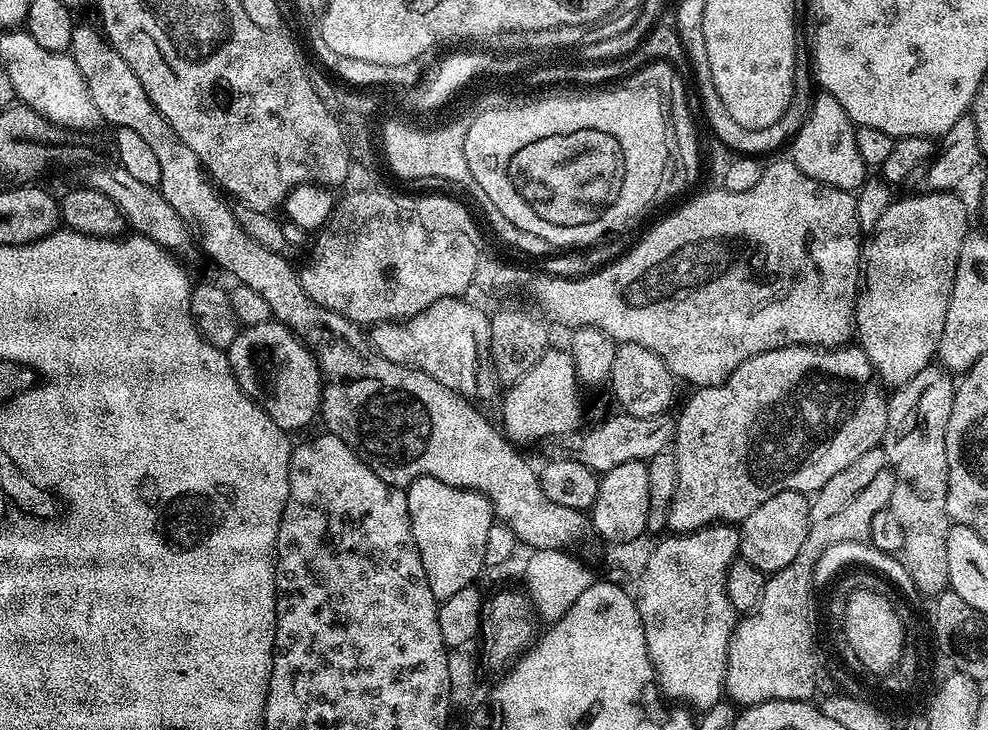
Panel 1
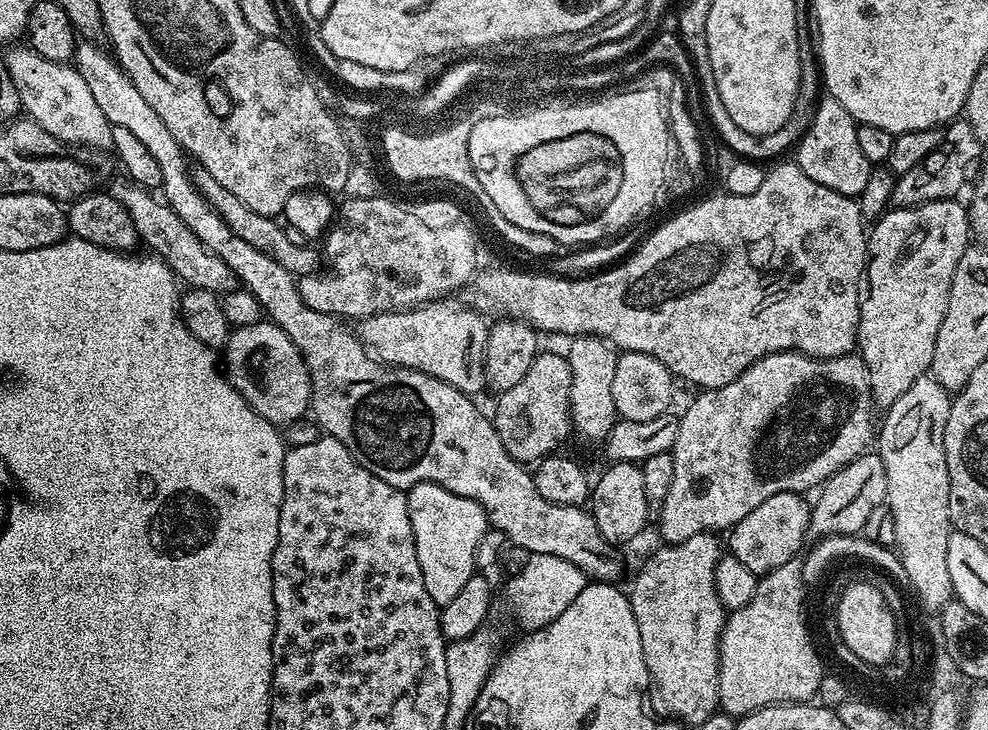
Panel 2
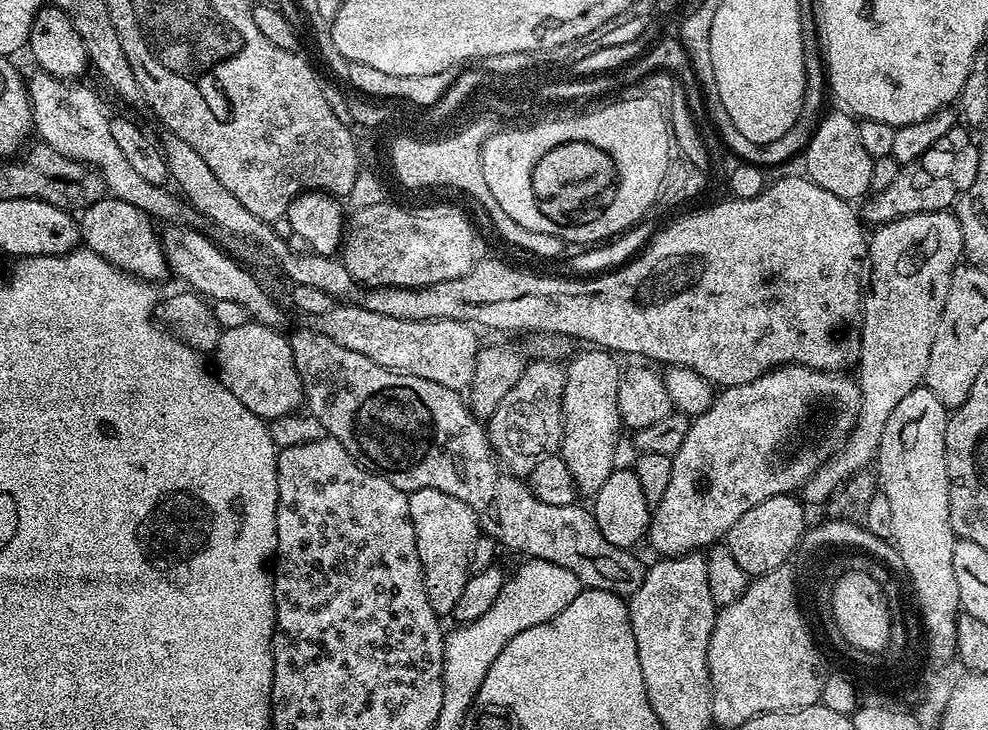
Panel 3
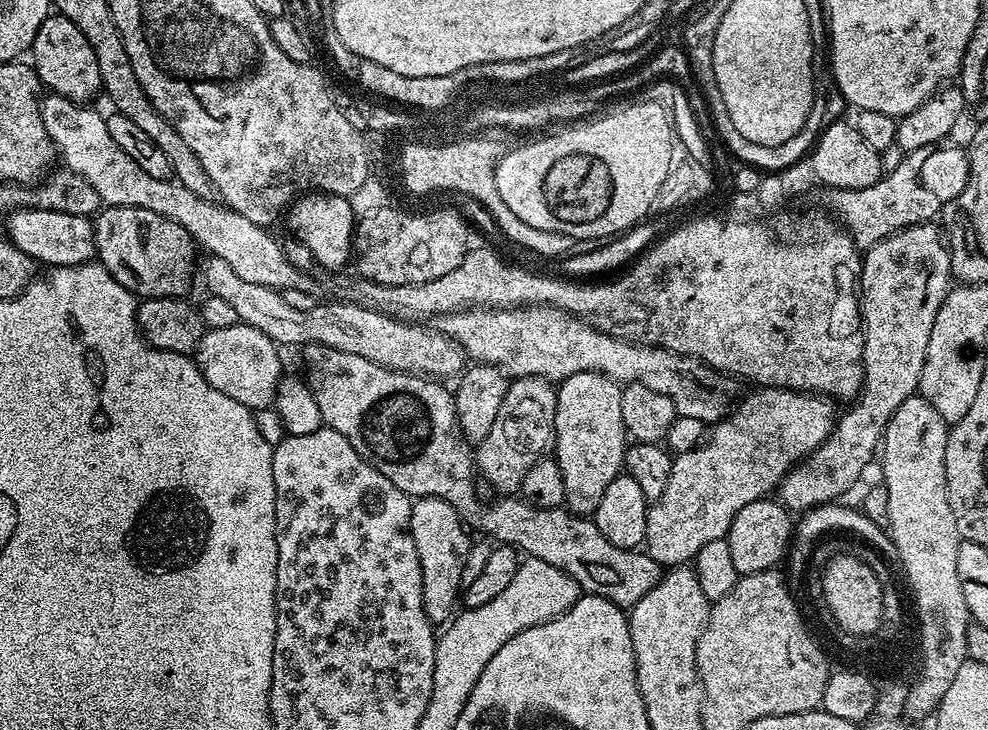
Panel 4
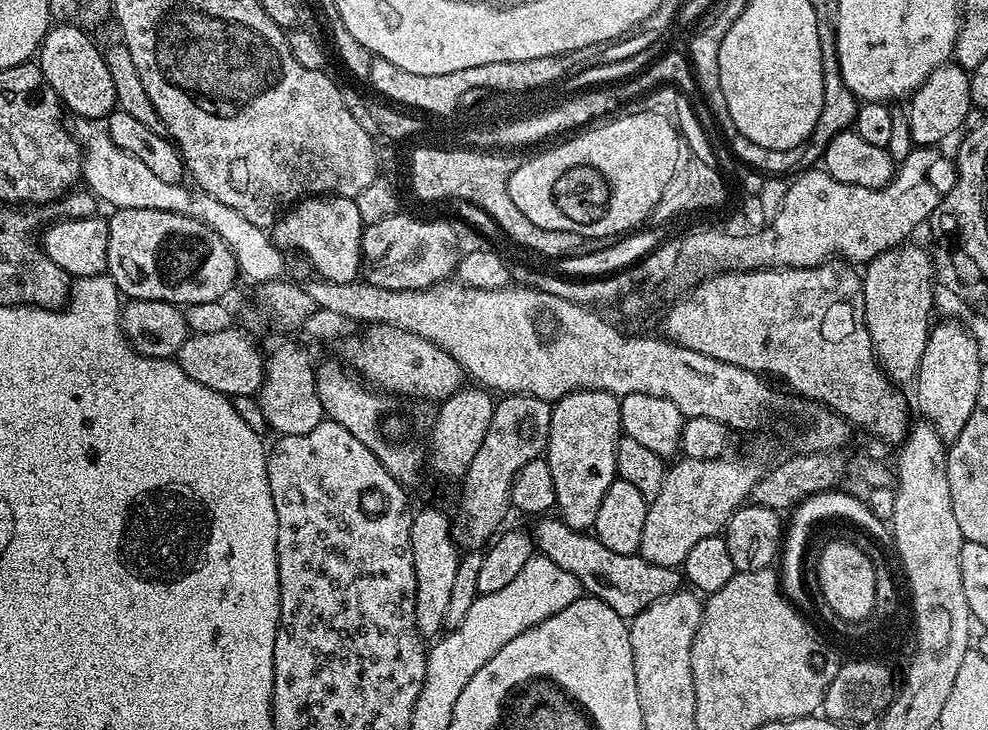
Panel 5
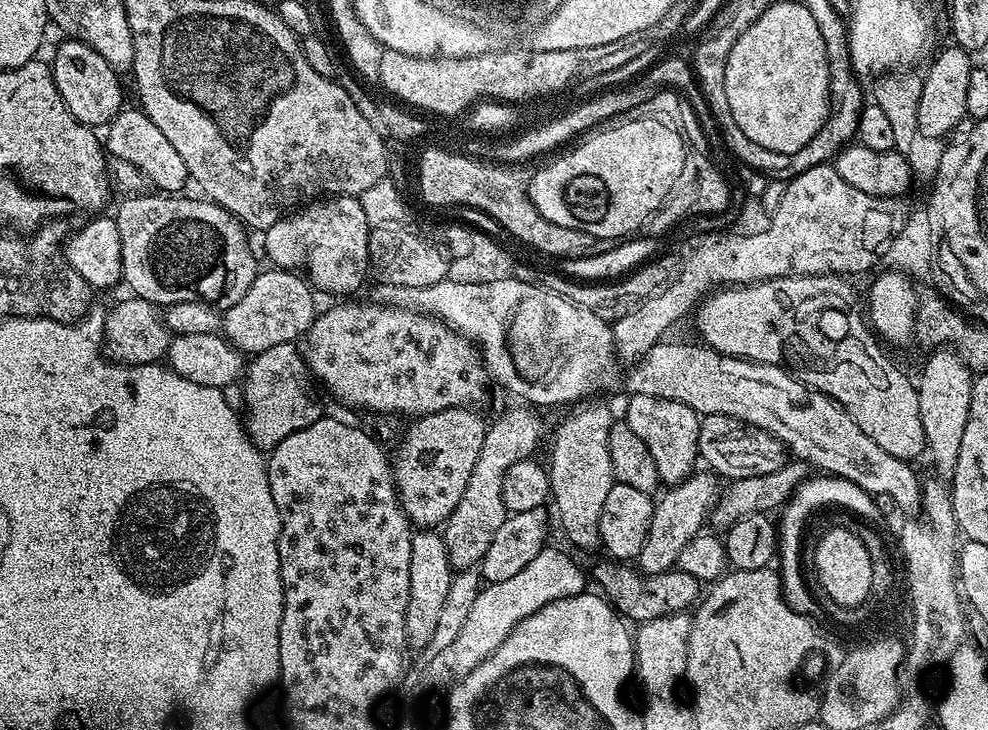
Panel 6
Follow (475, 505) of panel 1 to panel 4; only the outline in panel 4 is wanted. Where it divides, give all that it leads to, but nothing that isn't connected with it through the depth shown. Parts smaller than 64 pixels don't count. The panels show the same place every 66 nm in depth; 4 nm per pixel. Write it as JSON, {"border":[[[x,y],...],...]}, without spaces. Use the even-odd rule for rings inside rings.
{"border":[[[421,496],[412,500],[410,534],[418,550],[418,562],[422,566],[422,602],[426,618],[433,626],[447,625],[453,619],[462,596],[462,566],[470,543],[470,537],[464,528],[467,528],[466,522],[458,510],[450,506],[450,502],[433,496]]]}

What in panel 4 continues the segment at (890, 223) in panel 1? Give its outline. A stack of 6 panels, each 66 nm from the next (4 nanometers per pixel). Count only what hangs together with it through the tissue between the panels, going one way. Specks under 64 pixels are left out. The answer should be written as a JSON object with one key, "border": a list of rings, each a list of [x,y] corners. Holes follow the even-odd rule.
{"border":[[[935,223],[915,224],[895,232],[873,248],[863,253],[858,281],[860,318],[864,325],[864,386],[851,405],[848,413],[837,419],[831,436],[815,448],[799,464],[780,480],[778,499],[789,512],[803,514],[823,504],[835,504],[855,486],[860,475],[868,468],[872,455],[877,455],[882,444],[884,427],[888,419],[906,402],[906,398],[917,395],[922,378],[922,366],[926,362],[926,346],[930,346],[930,330],[934,330],[934,318],[947,298],[953,283],[952,253],[945,237],[936,229]]]}

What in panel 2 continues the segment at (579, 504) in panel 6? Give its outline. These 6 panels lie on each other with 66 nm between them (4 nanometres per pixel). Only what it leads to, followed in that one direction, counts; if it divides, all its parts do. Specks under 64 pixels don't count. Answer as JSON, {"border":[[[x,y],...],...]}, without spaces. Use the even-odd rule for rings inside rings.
{"border":[[[577,336],[566,349],[572,367],[572,426],[584,440],[602,442],[618,419],[614,406],[614,366],[618,366],[618,349],[600,336]]]}

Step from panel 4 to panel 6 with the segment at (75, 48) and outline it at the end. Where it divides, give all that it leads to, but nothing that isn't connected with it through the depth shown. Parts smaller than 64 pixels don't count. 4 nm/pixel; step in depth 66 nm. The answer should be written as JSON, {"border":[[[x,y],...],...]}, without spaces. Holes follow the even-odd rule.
{"border":[[[64,38],[61,41],[50,59],[50,67],[58,94],[62,94],[62,102],[66,102],[66,110],[70,110],[78,122],[93,130],[99,129],[99,124],[100,127],[106,126],[126,104],[124,88],[120,85],[121,77],[110,66],[110,62],[98,54],[98,50],[83,44],[81,40]]]}

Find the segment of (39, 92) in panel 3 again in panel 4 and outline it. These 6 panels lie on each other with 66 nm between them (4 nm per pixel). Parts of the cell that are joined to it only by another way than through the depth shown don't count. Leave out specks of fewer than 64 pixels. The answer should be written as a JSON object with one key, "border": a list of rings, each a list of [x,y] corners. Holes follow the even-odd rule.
{"border":[[[48,94],[43,97],[40,113],[46,134],[50,134],[63,167],[74,174],[82,174],[82,178],[98,190],[101,205],[134,206],[170,218],[170,222],[178,222],[178,226],[185,228],[203,251],[205,248],[205,253],[222,258],[222,262],[227,262],[230,270],[246,282],[258,282],[258,286],[270,286],[285,294],[302,290],[302,294],[321,295],[321,281],[319,284],[310,273],[295,268],[288,261],[283,246],[268,233],[271,231],[265,225],[250,222],[250,218],[242,218],[242,214],[233,208],[209,197],[191,193],[174,178],[150,178],[150,174],[146,174],[146,170],[142,170],[126,150],[120,149],[114,138],[110,138],[107,119],[103,115],[100,117],[92,106]]]}

